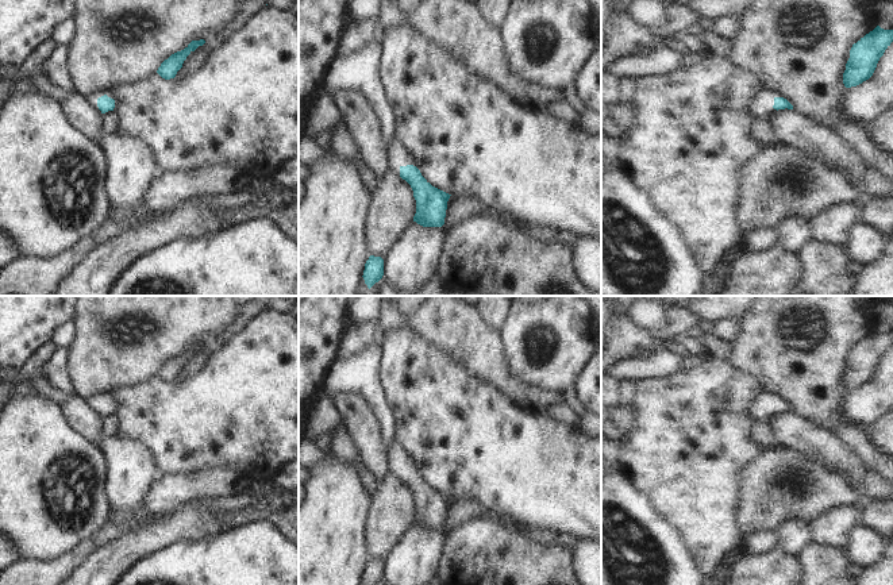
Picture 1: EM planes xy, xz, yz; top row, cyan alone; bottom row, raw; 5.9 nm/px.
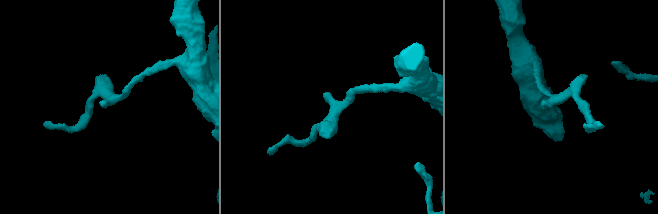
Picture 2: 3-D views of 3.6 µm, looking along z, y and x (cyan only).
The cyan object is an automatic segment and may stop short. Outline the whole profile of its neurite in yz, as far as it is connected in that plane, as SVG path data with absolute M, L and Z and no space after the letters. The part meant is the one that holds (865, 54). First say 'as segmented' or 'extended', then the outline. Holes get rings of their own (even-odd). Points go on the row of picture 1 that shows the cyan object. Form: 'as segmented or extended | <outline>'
as segmented | M877 26L873 31L852 45L850 58L843 73L846 88L857 86L869 80L885 50L893 42L893 30Z

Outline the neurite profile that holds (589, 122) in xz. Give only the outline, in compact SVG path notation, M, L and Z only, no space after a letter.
M585 108L580 113L578 127L590 136L601 135L601 112Z

